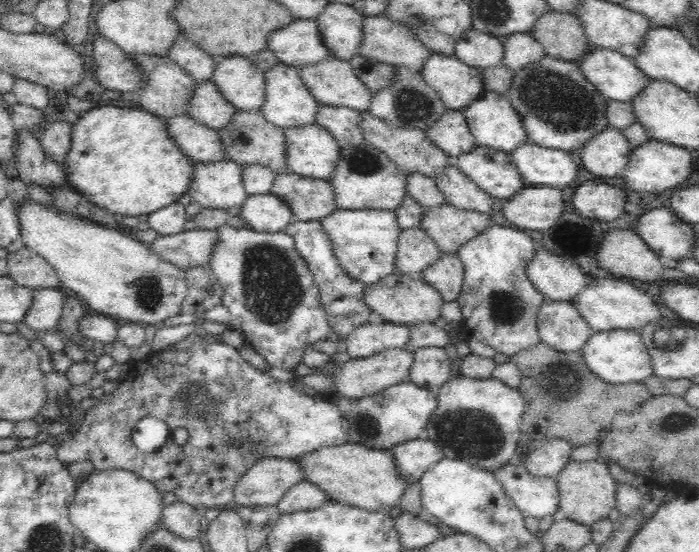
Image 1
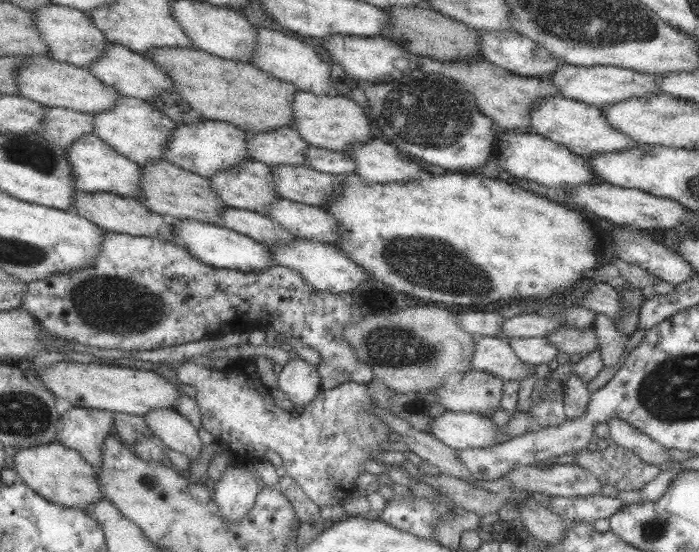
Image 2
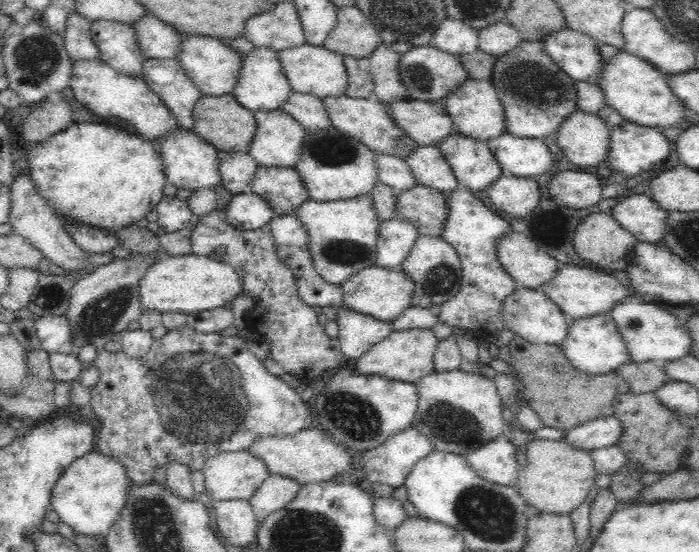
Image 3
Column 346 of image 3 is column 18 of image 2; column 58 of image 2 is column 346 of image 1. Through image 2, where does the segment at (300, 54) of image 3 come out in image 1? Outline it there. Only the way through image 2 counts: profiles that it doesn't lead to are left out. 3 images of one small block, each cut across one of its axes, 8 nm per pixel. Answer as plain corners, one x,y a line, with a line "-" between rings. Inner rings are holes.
330,58
330,60
322,60
318,64
304,64
298,68
298,72
300,72
304,86
308,88
308,92
314,96
314,100
320,106
334,106
334,108
340,106
340,108
352,108
358,112
370,110
374,92
370,92
366,88
366,84
356,76
350,62
340,60
340,58

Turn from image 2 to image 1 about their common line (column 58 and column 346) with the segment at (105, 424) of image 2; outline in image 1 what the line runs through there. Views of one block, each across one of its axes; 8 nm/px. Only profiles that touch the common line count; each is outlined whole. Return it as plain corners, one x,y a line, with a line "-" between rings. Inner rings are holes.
200,336
188,350
176,350
170,346
158,354
150,354
146,360
132,360
128,374
120,378
120,386
112,394
104,392
100,402
82,414
78,420
78,432
58,440
58,460
66,466
88,460
92,464
88,472
110,468
130,470
152,482
160,494
174,492
180,502
186,502
202,512
224,510
234,498
232,488
240,476
252,468
252,464
264,458
296,460
300,454
316,452
324,446
346,444
348,434
344,432
342,414
344,412
340,412
336,404
324,402
320,396
308,396
302,390
294,390
292,384
274,380
270,374
250,366
240,356
238,348
220,342
204,342
204,336
-
144,418
164,420
170,432
186,428
190,436
182,446
174,444
174,438
170,436
158,452
144,454
132,438
136,422

